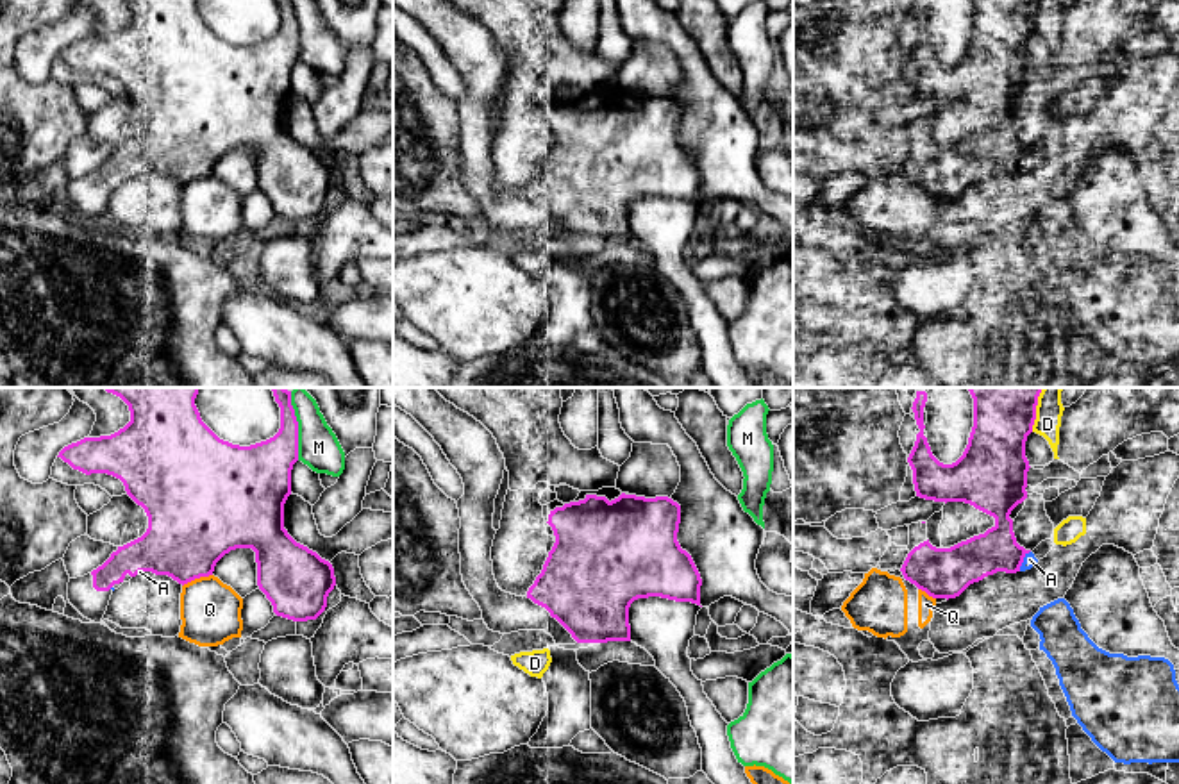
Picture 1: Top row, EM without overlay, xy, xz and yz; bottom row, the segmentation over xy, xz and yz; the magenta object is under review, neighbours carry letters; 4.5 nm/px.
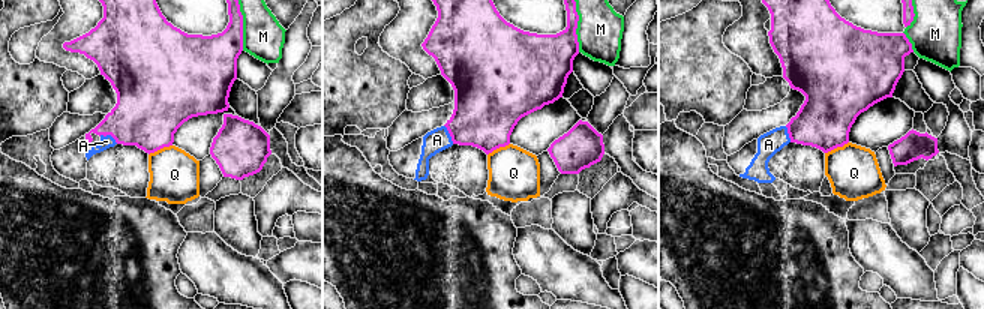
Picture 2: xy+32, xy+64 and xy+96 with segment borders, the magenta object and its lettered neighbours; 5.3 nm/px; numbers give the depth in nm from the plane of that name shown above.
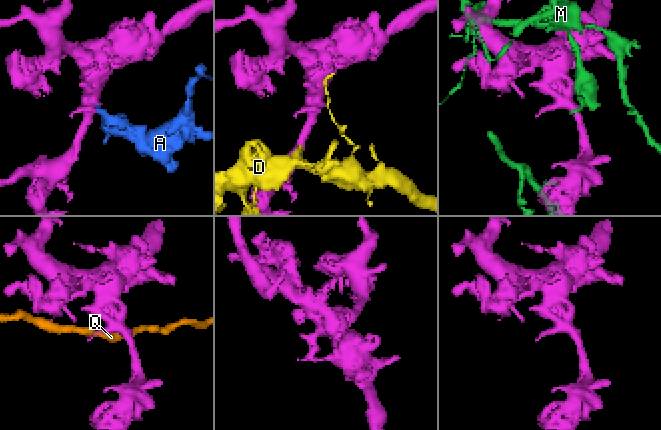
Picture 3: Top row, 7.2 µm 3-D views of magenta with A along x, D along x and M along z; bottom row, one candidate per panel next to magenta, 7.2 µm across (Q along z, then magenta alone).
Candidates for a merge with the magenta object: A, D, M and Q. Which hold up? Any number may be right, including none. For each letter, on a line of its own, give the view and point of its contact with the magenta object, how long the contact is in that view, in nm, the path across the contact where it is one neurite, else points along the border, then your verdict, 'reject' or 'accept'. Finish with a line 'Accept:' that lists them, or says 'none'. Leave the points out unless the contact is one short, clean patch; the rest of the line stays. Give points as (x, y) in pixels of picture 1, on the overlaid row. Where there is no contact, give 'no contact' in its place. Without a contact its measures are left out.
A: yz (1022, 561) | 110 nm | accept
D: yz (1035, 409) | 200 nm | reject
M: xy (297, 425) | 320 nm | reject
Q: xy (197, 577) | 150 nm | reject
Accept: A

